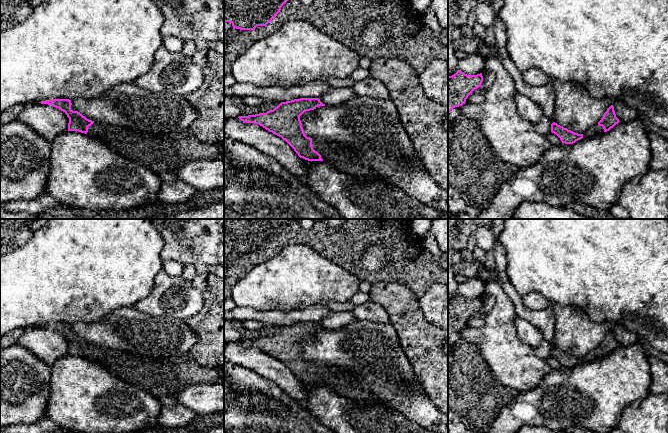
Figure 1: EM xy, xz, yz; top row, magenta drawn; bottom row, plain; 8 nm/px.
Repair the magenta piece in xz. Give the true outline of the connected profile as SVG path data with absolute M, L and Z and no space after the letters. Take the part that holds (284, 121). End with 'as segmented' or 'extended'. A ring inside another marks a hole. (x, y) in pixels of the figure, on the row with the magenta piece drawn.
M300 98L281 102L273 110L255 115L239 116L246 123L259 124L269 132L285 140L300 158L308 161L323 161L313 149L312 138L304 133L300 116L318 106L325 106L319 98Z; as segmented

